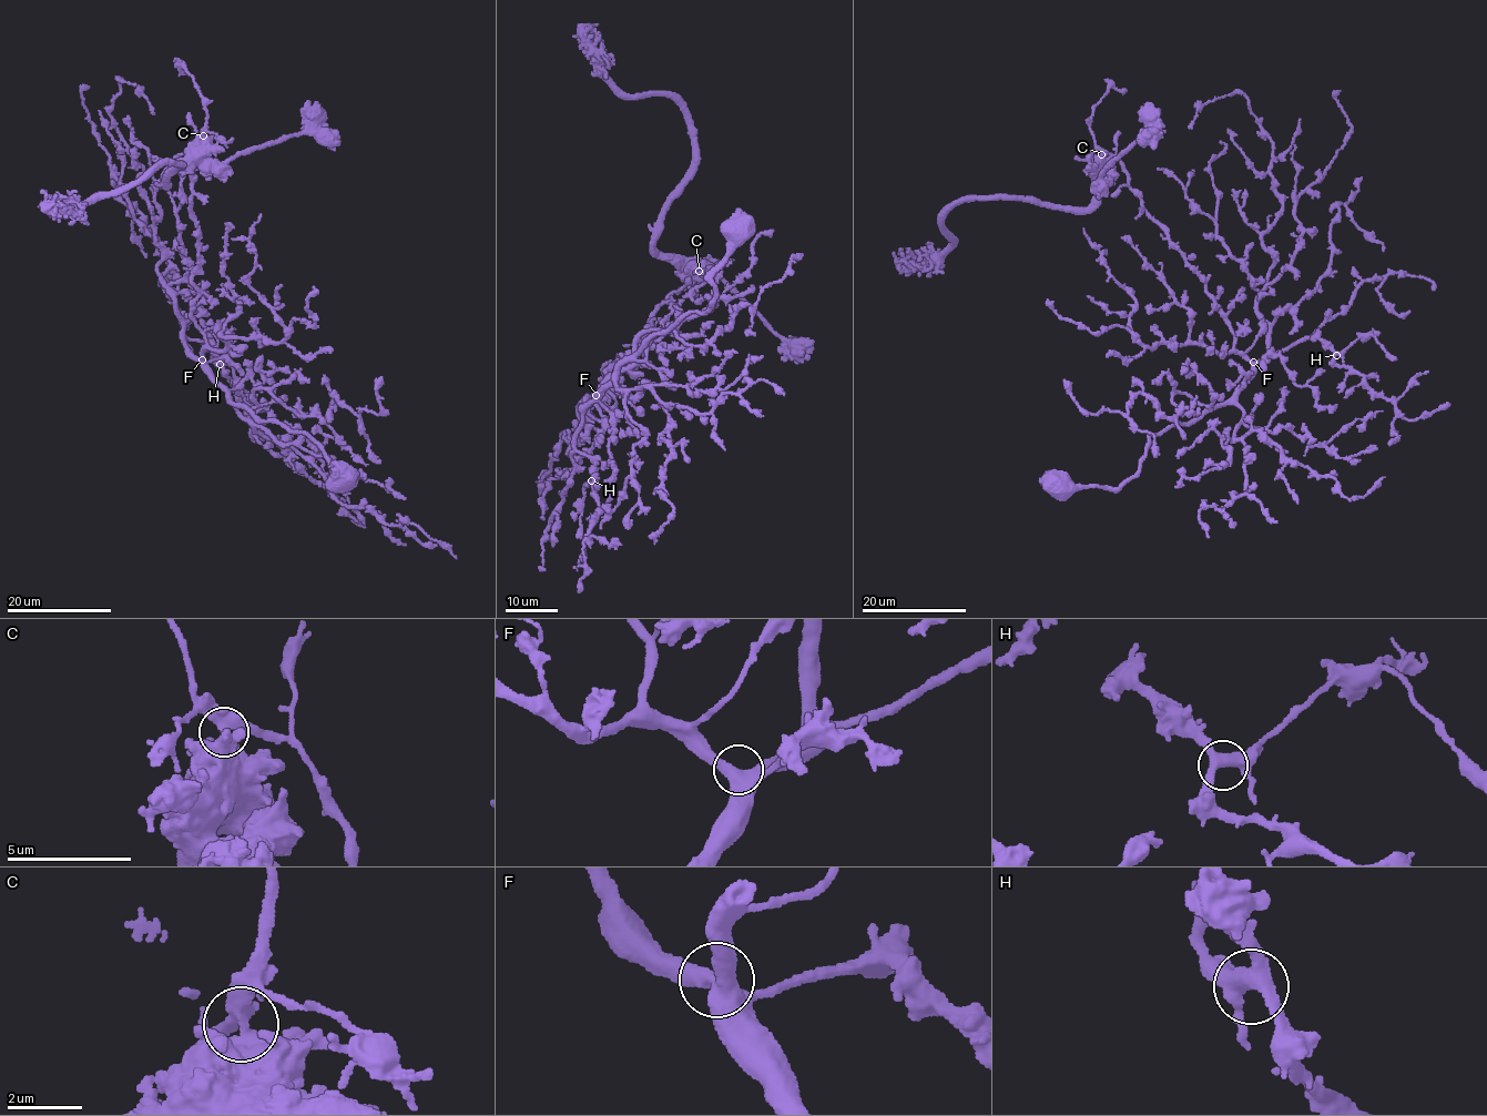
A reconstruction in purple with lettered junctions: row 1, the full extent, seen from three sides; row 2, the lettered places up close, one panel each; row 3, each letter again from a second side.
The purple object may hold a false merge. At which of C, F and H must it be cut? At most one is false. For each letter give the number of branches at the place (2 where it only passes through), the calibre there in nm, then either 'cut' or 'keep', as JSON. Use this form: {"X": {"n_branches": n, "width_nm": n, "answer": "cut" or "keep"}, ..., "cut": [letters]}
{"C": {"n_branches": 4, "width_nm": 550, "answer": "cut"}, "F": {"n_branches": 4, "width_nm": 500, "answer": "keep"}, "H": {"n_branches": 4, "width_nm": 400, "answer": "keep"}, "cut": ["C"]}

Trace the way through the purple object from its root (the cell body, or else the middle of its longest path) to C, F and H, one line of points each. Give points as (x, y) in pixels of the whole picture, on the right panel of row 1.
C: (1059, 488), (1119, 489), (1150, 435), (1223, 404), (1252, 368), (1205, 281), (1143, 208), (1123, 164), (1102, 154)
F: (1059, 488), (1119, 489), (1139, 469), (1150, 435), (1173, 424), (1188, 426), (1223, 404), (1248, 378), (1253, 362)
H: (1059, 488), (1119, 489), (1139, 469), (1150, 435), (1188, 426), (1223, 404), (1275, 353), (1317, 335), (1336, 355)

